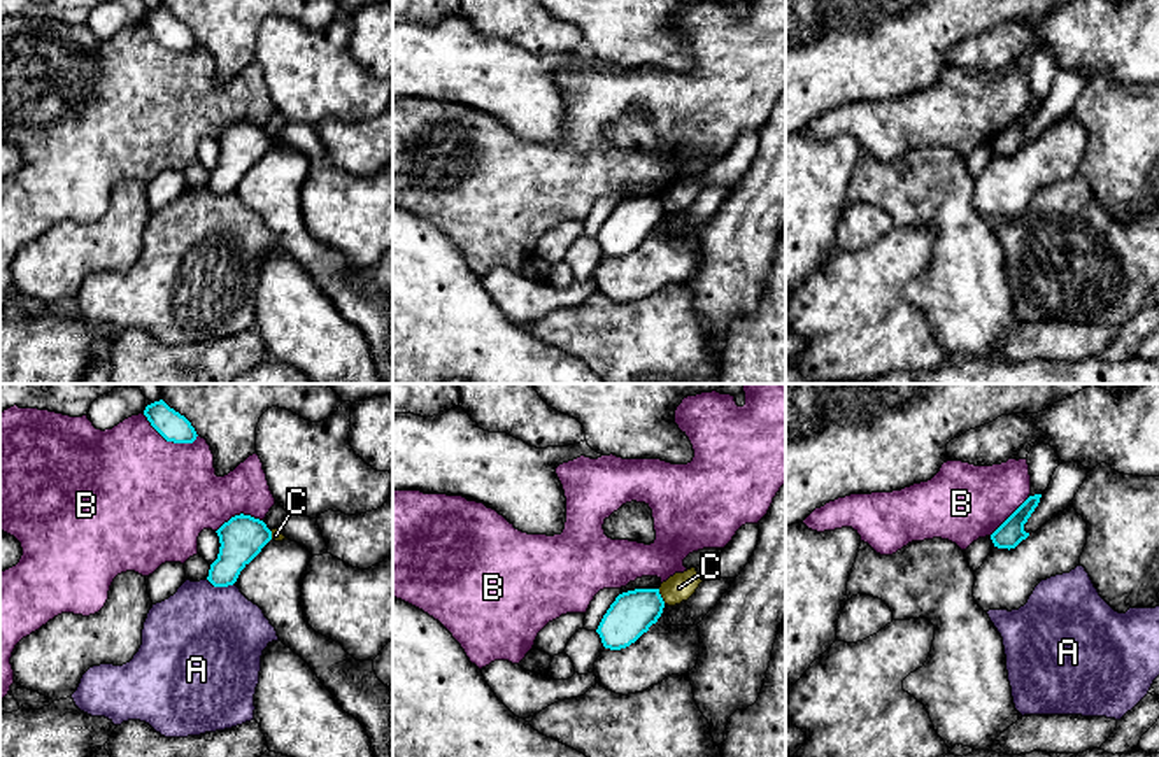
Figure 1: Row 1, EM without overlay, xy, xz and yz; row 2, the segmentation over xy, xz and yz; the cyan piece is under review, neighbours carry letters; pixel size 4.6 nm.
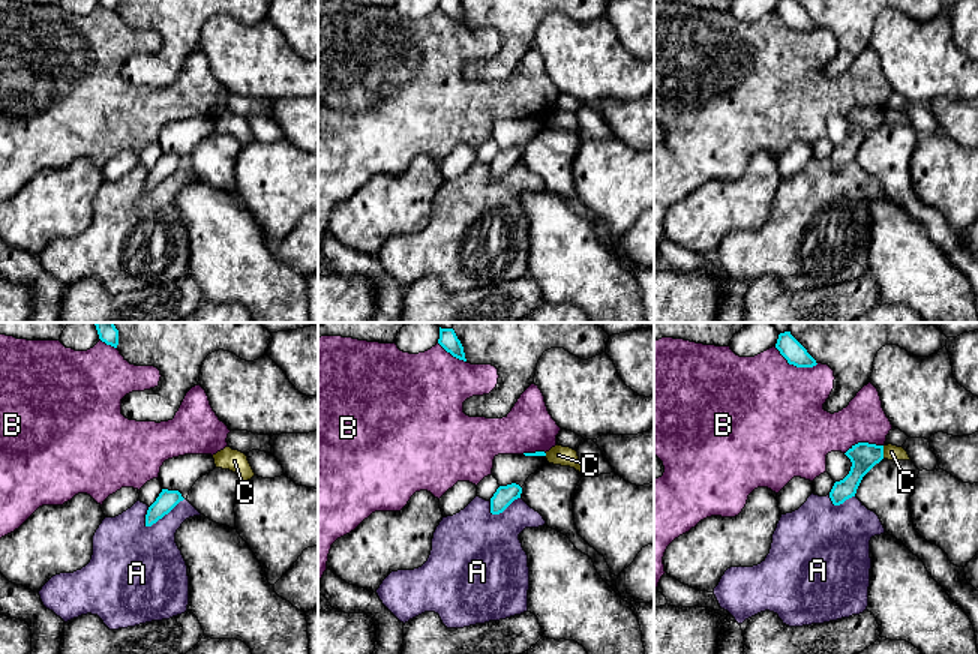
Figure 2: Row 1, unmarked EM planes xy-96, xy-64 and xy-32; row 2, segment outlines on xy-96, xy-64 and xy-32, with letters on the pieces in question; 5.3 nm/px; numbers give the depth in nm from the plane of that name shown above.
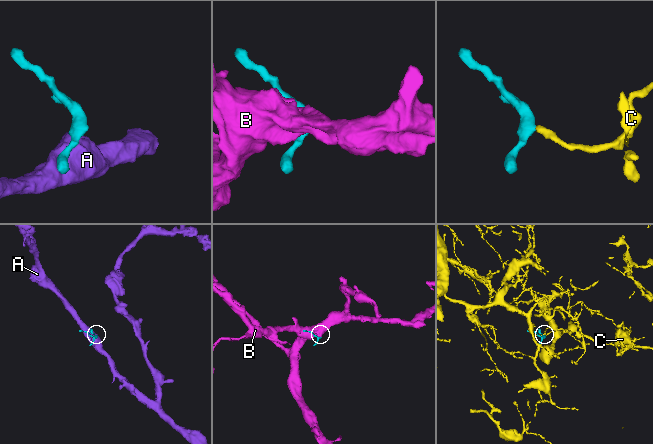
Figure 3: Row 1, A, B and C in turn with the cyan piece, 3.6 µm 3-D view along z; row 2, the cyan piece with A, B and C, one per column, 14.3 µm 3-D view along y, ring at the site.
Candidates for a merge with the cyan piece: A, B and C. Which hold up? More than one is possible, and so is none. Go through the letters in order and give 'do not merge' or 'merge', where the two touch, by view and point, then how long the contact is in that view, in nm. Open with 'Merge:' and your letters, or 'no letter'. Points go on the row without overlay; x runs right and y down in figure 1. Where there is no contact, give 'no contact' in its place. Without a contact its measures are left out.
Merge: no letter
A: do not merge; meets cyan in xy at (220, 193); contact 140 nm long
B: do not merge; meets cyan in xy at (169, 48); contact 280 nm long
C: do not merge; meets cyan in xz at (660, 204); contact 80 nm long

